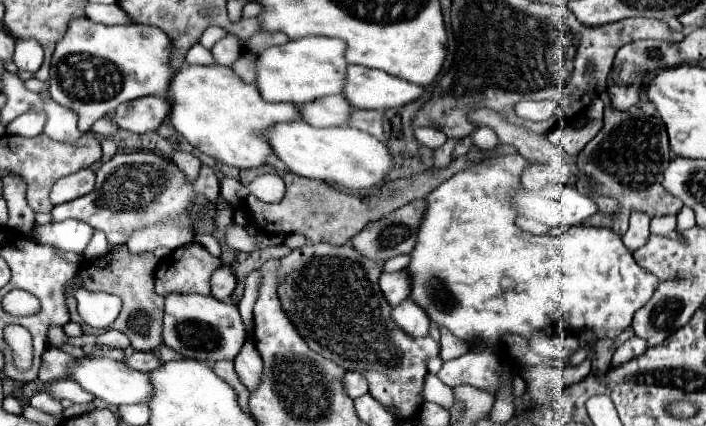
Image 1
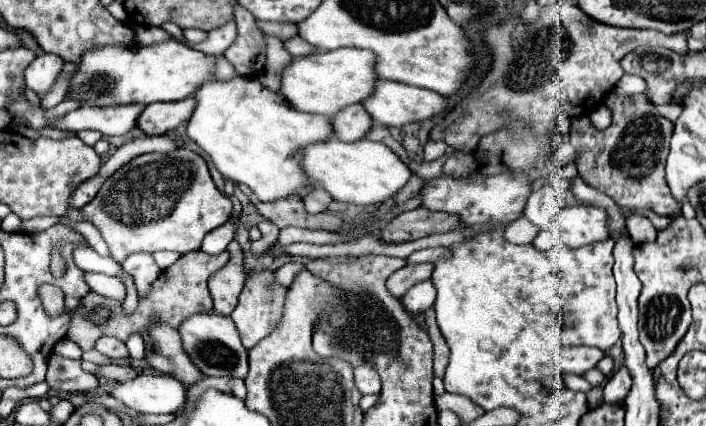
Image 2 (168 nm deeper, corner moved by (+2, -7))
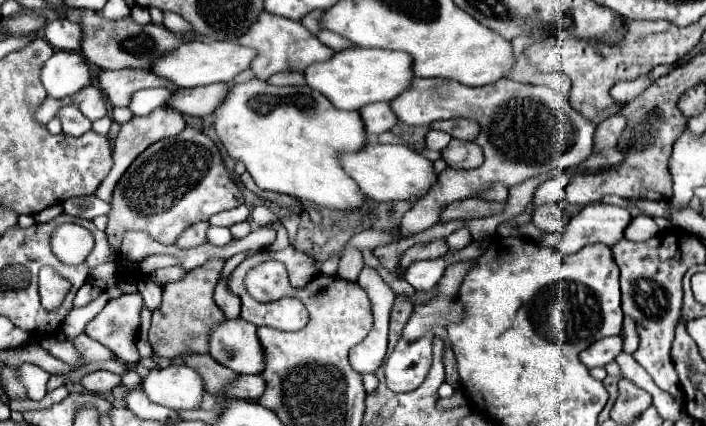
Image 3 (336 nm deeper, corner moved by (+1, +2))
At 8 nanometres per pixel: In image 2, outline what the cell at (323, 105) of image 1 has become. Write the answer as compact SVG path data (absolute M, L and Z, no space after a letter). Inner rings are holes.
M351 105L351 107L343 109L343 111L339 111L331 119L331 123L335 127L337 139L341 139L345 143L365 139L369 129L373 129L373 125L375 125L363 105Z

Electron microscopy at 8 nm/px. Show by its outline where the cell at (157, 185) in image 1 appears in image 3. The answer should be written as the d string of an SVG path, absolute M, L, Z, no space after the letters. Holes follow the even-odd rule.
M186 128L178 136L160 140L160 142L152 144L150 148L146 148L130 164L130 168L122 174L122 178L118 180L118 184L114 188L112 200L110 200L112 210L108 212L108 228L106 228L108 244L114 254L120 254L120 244L122 244L122 238L126 232L146 232L154 240L168 238L168 240L160 240L162 244L174 244L178 240L178 236L192 224L208 220L212 214L218 214L222 210L236 208L242 202L244 202L242 192L228 178L228 172L222 164L222 158L218 154L218 148L214 146L214 142L208 136L204 136L200 130Z

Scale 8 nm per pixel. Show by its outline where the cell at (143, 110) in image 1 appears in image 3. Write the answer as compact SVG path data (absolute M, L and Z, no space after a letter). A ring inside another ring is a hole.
M208 84L198 88L186 88L172 92L168 106L170 110L188 114L188 116L208 116L218 106L218 100L226 96L226 84Z

